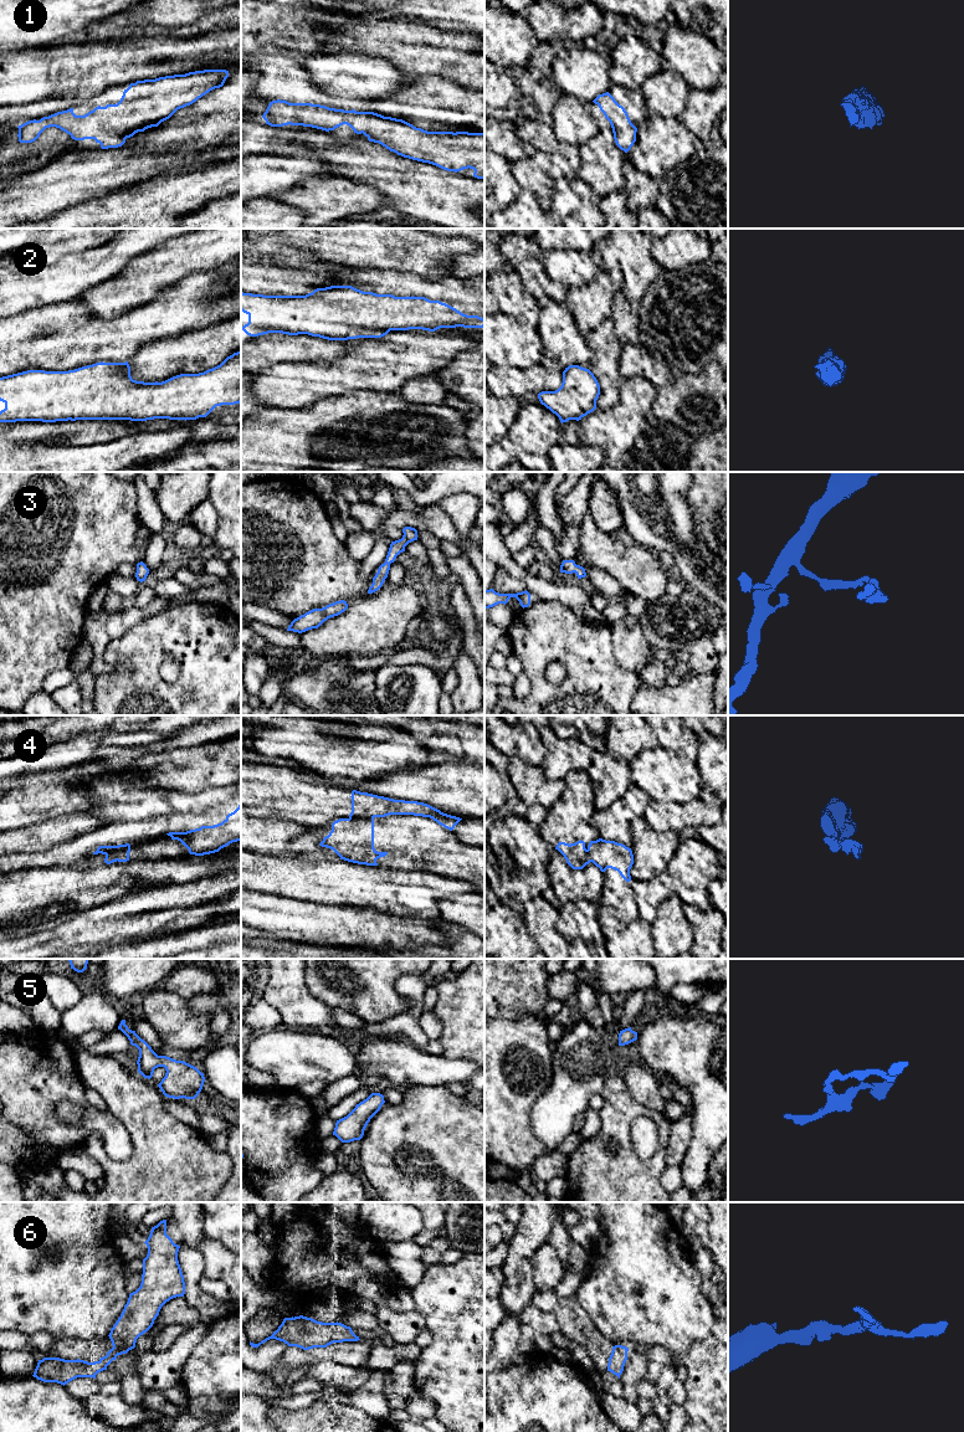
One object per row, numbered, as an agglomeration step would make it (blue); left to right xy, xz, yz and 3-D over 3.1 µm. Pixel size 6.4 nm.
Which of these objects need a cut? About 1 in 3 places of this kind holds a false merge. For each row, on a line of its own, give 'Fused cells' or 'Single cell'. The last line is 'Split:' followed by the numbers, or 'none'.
1: Single cell
2: Single cell
3: Single cell
4: Fused cells
5: Single cell
6: Single cell
Split: 4

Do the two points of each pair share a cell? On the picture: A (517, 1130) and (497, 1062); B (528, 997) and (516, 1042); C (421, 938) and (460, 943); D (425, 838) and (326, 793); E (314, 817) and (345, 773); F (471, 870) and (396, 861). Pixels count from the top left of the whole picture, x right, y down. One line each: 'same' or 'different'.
A: same
B: different
C: different
D: different
E: different
F: same

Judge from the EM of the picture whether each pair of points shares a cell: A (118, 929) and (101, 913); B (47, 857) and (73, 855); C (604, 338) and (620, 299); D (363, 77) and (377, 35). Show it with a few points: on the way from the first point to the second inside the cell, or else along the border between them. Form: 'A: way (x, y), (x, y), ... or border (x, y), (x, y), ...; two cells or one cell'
A: way (114, 925), (104, 917); one cell
B: way (54, 857), (67, 855); one cell
C: border (610, 318), (614, 326), (614, 334), (622, 344); two cells
D: border (342, 50), (375, 54), (385, 57), (396, 68); two cells

